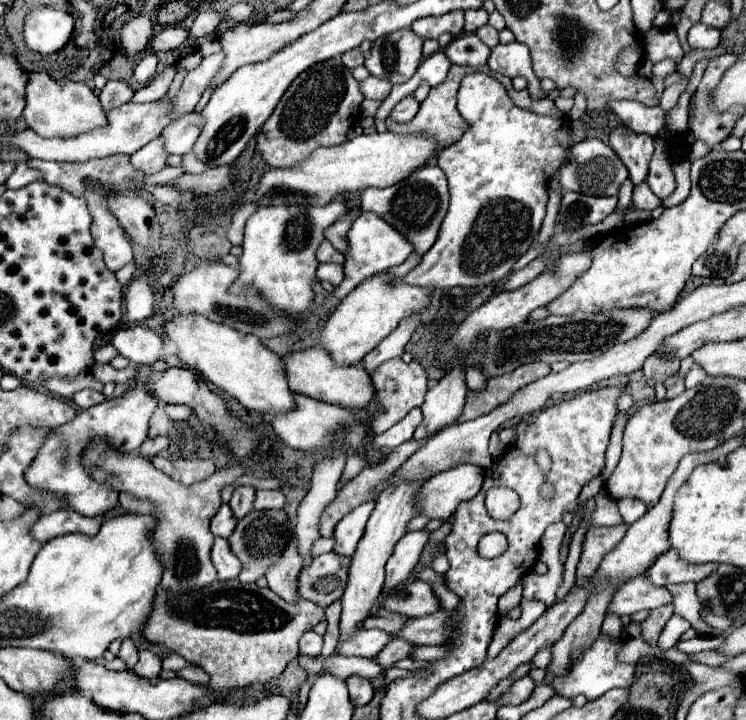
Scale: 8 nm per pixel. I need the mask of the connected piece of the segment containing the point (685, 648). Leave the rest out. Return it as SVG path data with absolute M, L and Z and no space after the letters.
M719 635L719 637L695 637L695 639L689 639L685 641L679 641L677 643L677 649L687 653L687 655L693 655L693 653L701 653L701 651L707 651L707 649L719 649L725 641L725 635Z

